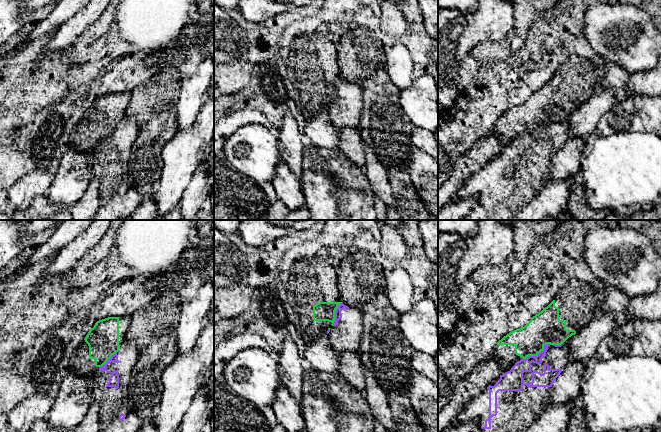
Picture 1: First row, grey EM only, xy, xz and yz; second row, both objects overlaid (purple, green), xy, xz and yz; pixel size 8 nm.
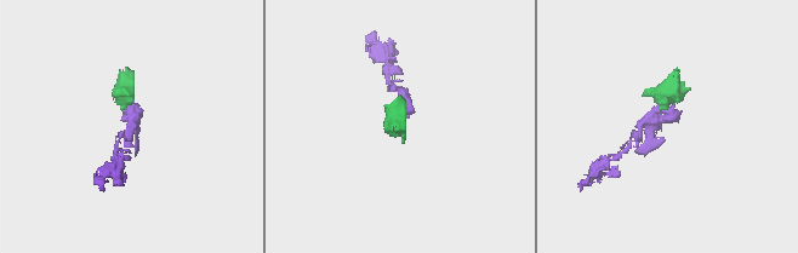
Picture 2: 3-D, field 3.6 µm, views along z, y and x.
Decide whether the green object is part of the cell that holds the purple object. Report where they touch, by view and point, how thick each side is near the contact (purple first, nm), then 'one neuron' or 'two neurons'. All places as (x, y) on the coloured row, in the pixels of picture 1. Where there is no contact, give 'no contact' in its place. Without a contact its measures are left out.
contact yz (538, 354); calibres 120 and 260 nm; two neurons

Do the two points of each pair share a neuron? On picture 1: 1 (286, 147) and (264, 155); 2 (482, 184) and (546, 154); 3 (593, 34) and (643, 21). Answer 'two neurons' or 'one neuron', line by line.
1: two neurons
2: one neuron
3: one neuron

